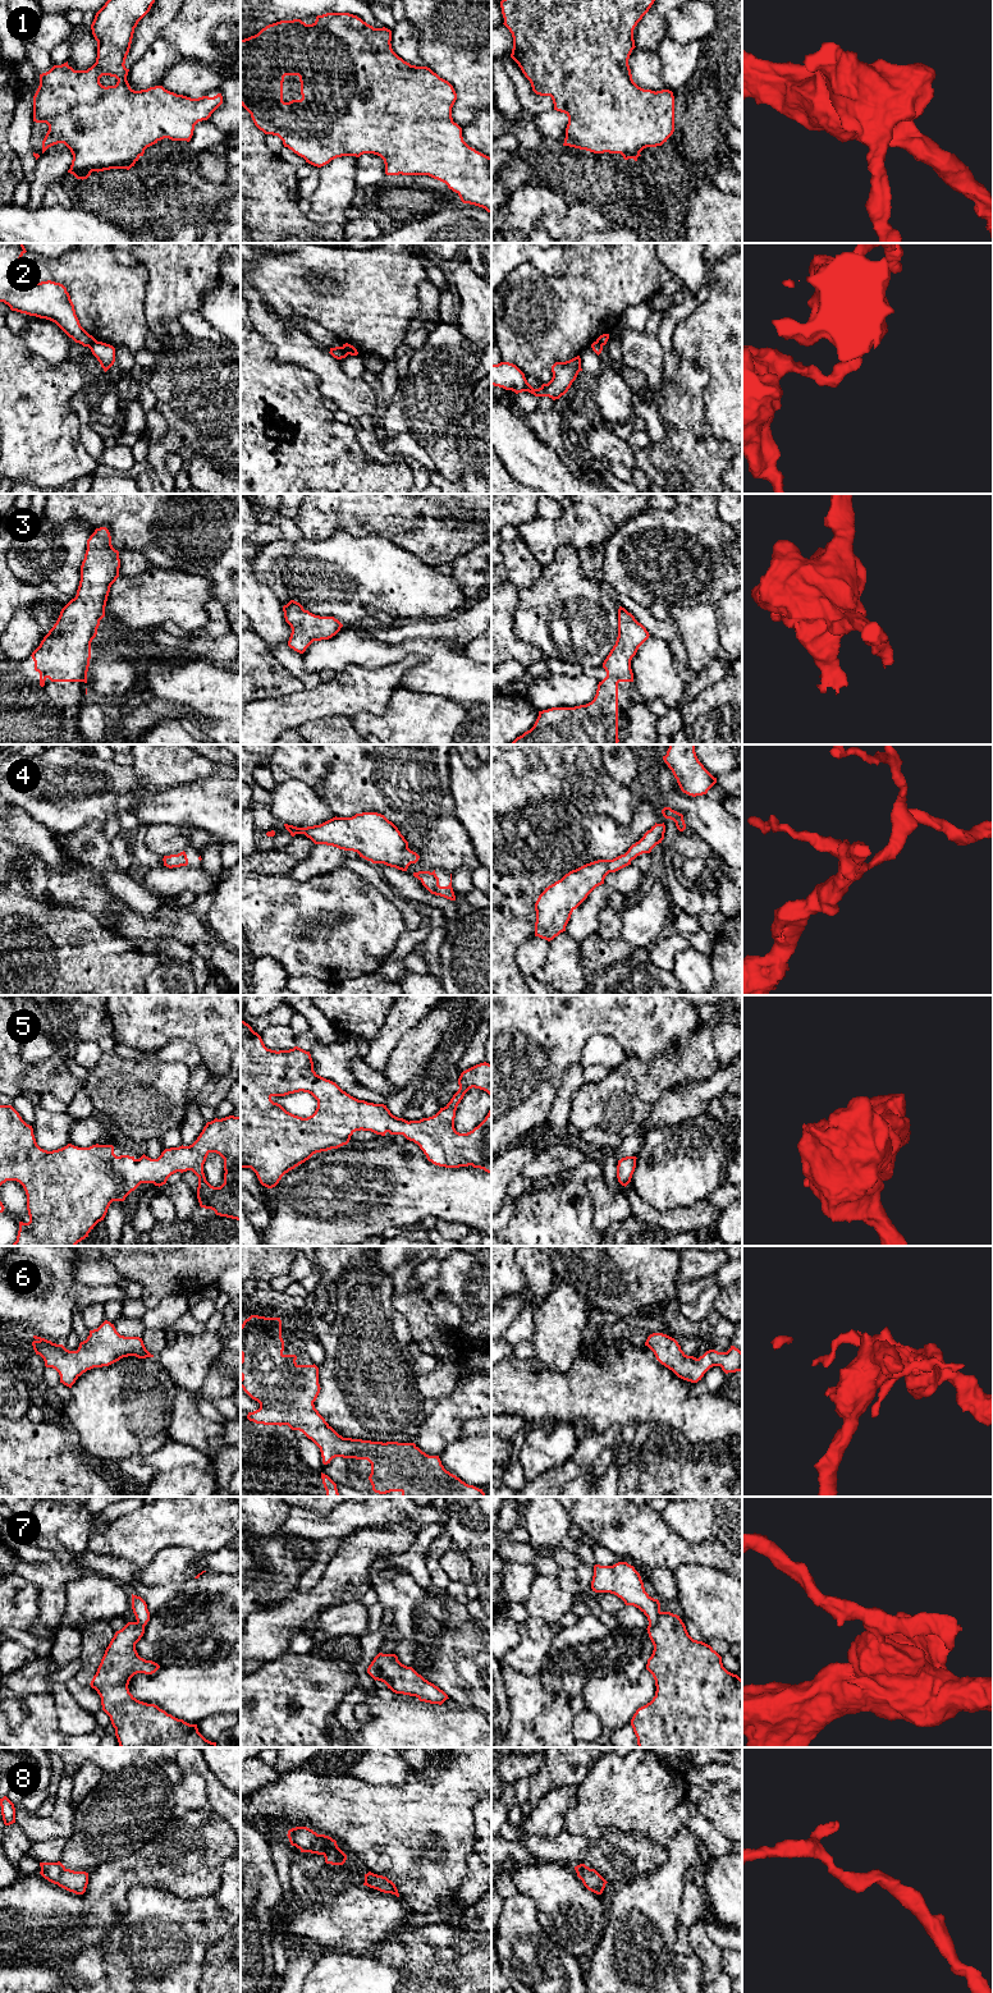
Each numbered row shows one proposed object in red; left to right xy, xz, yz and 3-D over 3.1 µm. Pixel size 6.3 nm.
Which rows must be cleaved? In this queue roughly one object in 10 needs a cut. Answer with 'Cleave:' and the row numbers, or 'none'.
Cleave: 2, 7

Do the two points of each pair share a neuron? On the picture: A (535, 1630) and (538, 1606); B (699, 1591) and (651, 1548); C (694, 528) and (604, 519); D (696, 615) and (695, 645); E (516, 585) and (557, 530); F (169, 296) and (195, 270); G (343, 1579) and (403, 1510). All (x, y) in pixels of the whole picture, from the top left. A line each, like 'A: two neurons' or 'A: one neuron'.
A: two neurons
B: two neurons
C: two neurons
D: one neuron
E: two neurons
F: one neuron
G: two neurons

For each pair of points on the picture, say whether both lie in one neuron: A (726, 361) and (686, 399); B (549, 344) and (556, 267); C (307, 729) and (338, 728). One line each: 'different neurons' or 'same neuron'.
A: different neurons
B: different neurons
C: same neuron

